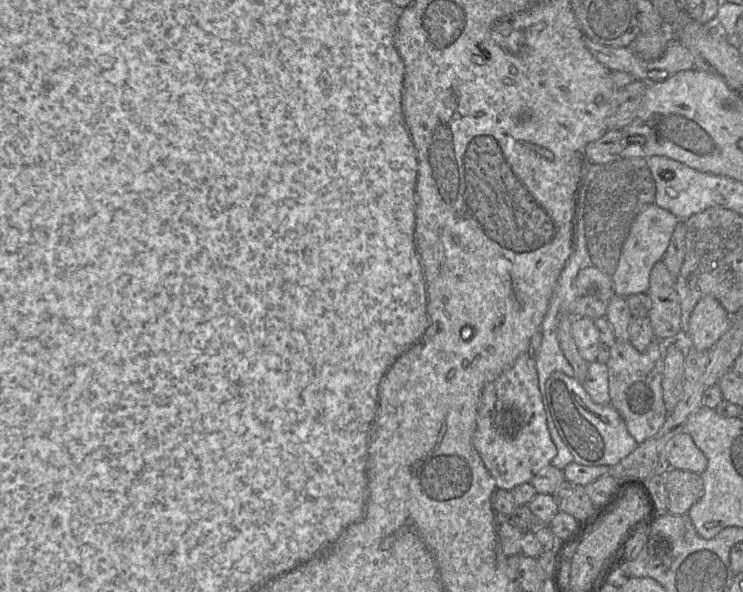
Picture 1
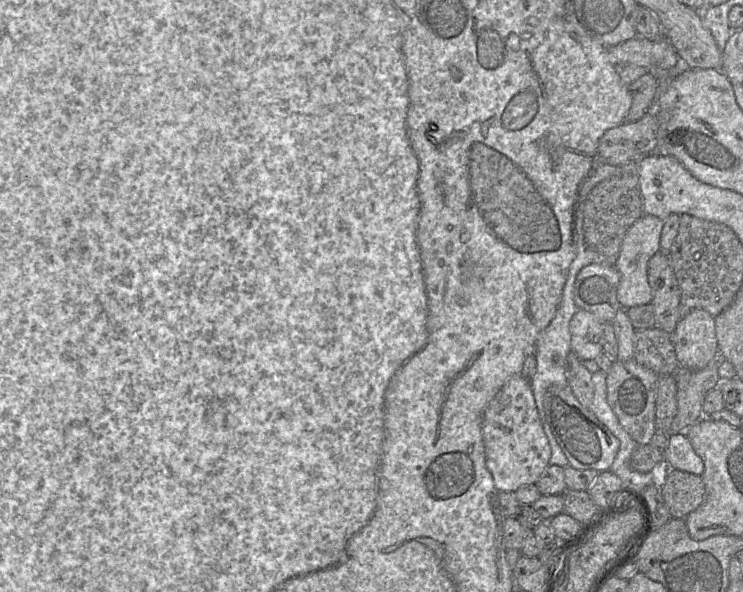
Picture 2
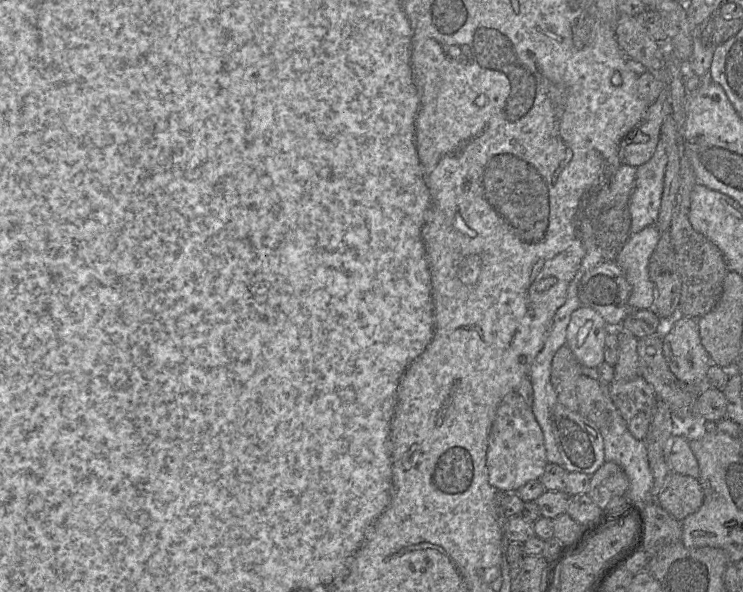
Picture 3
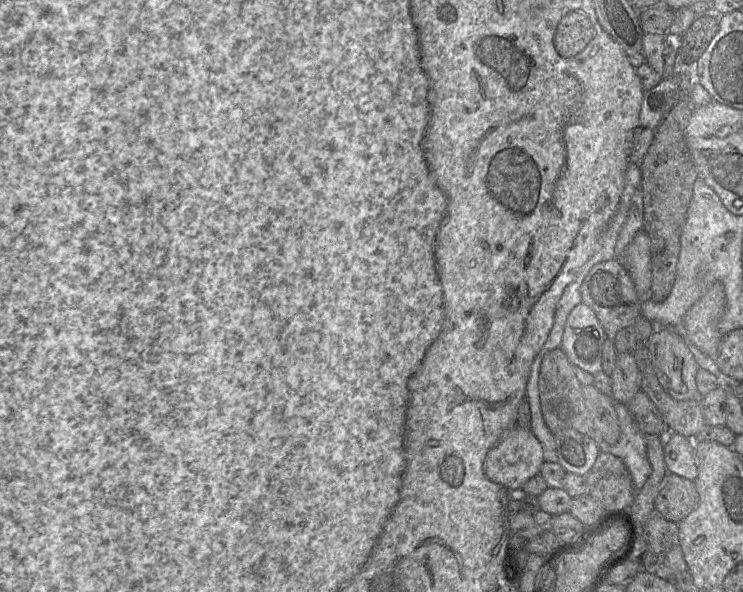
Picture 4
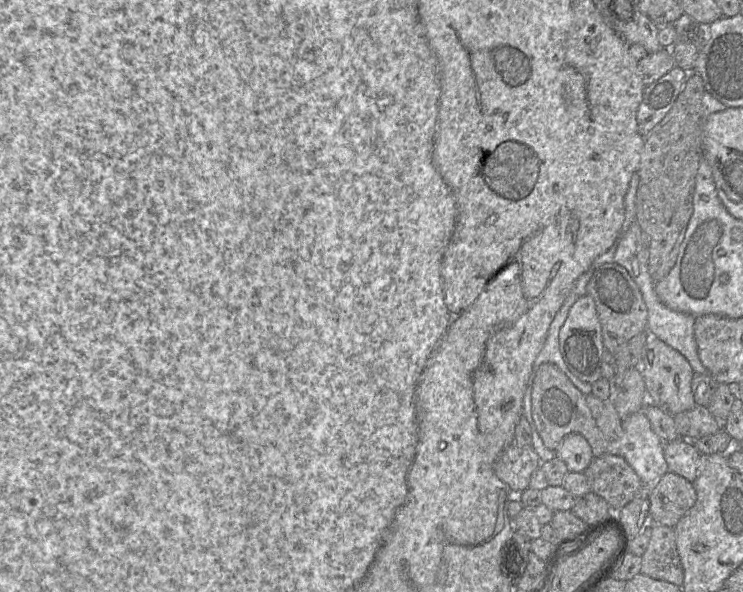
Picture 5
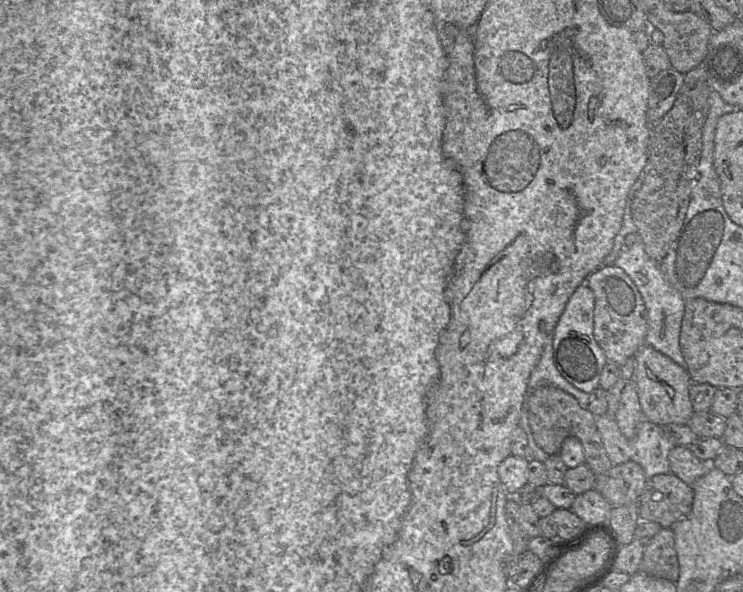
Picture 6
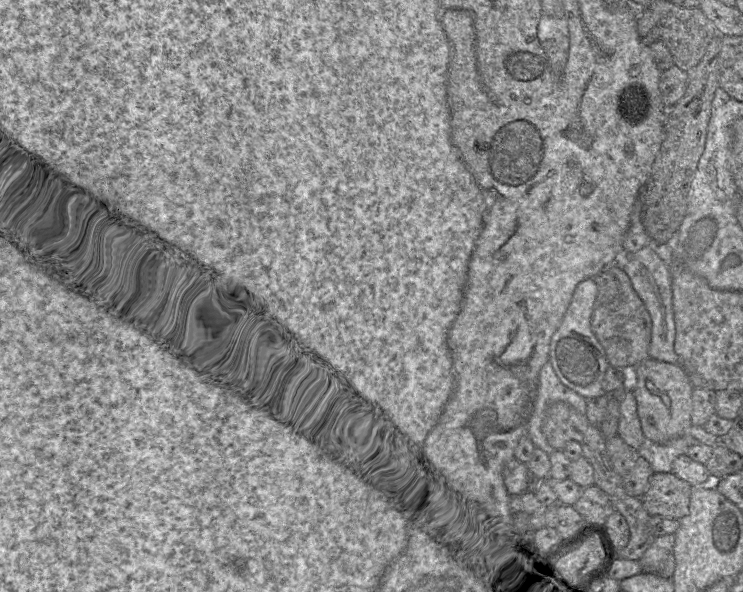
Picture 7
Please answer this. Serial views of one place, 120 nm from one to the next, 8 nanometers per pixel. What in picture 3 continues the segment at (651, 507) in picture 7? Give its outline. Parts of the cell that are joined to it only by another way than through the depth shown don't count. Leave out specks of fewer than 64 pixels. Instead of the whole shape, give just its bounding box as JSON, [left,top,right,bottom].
[656,471,704,522]

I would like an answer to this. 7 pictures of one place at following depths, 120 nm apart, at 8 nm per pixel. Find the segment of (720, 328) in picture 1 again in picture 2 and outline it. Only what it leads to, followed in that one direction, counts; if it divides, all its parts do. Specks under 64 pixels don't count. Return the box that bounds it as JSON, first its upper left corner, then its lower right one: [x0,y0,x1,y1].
[671,309,719,370]

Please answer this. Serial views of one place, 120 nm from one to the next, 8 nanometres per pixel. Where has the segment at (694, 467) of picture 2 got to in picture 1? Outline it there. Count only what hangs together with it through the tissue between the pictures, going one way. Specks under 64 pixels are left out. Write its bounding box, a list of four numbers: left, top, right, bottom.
[668,431,707,474]

